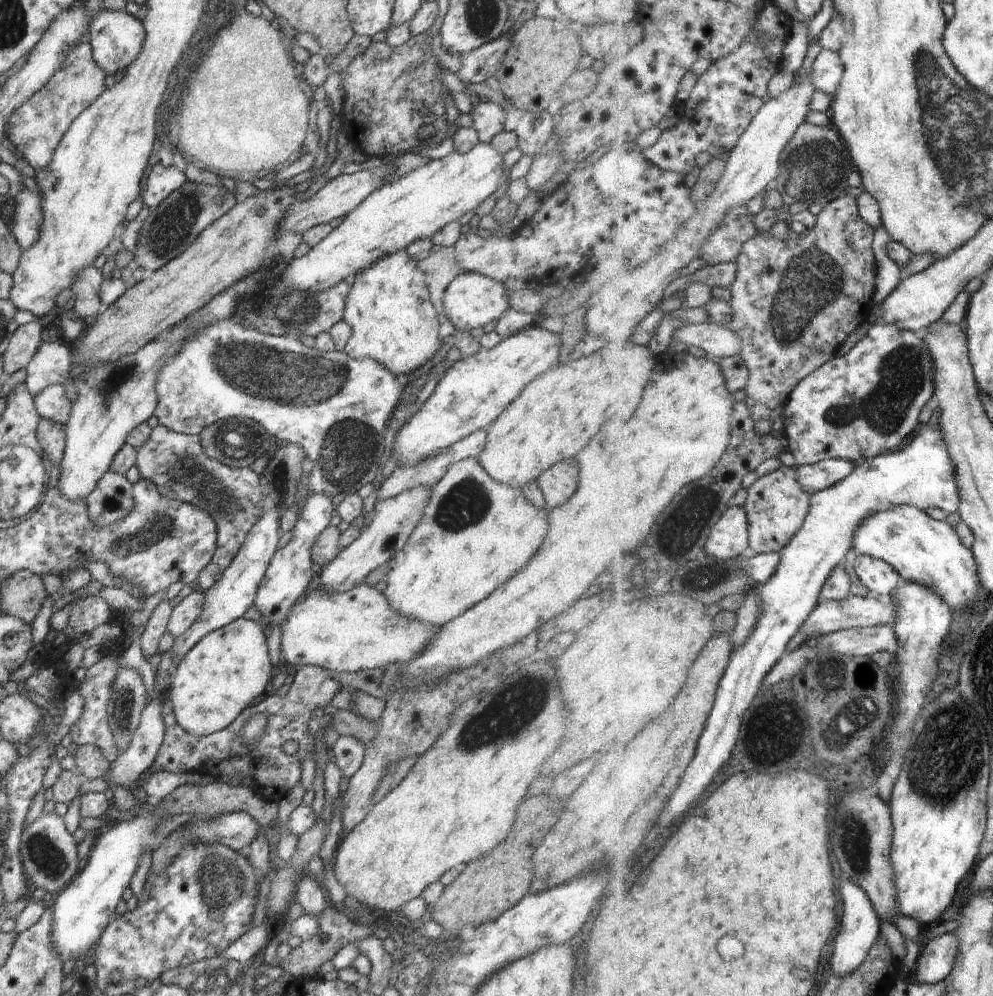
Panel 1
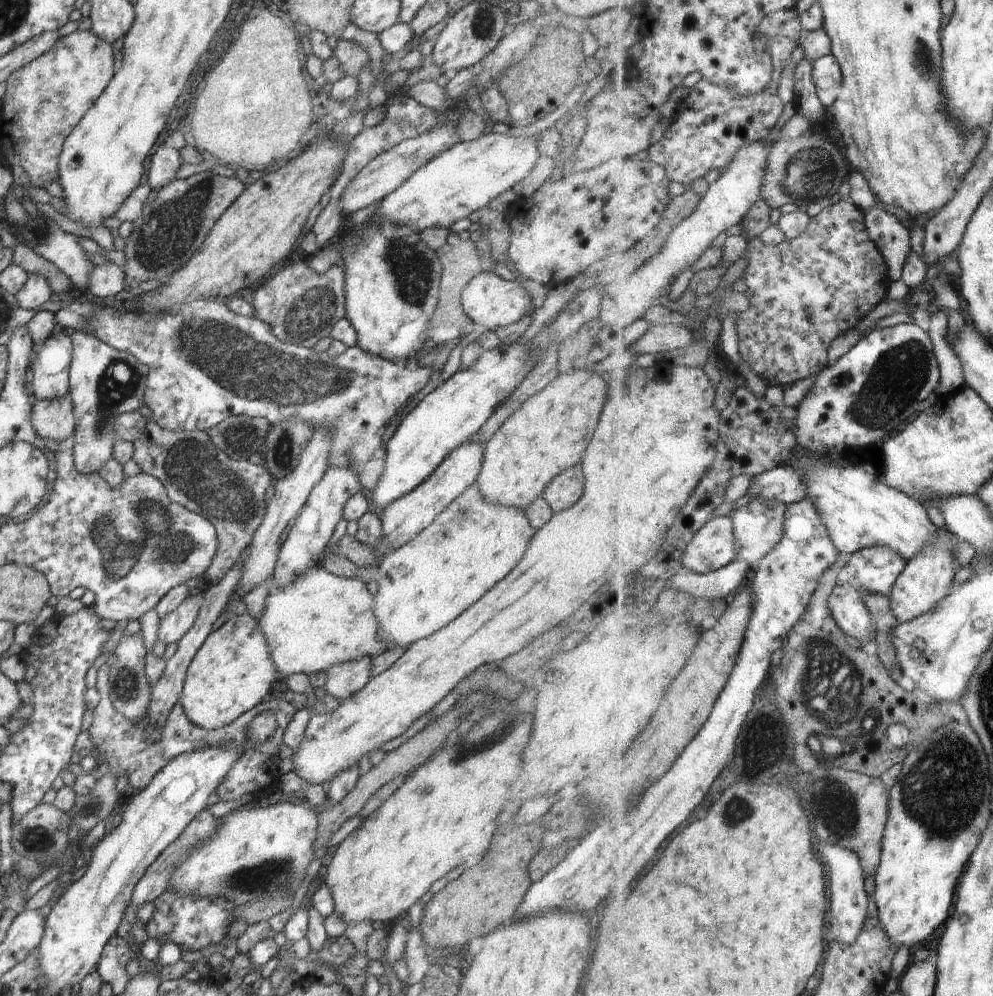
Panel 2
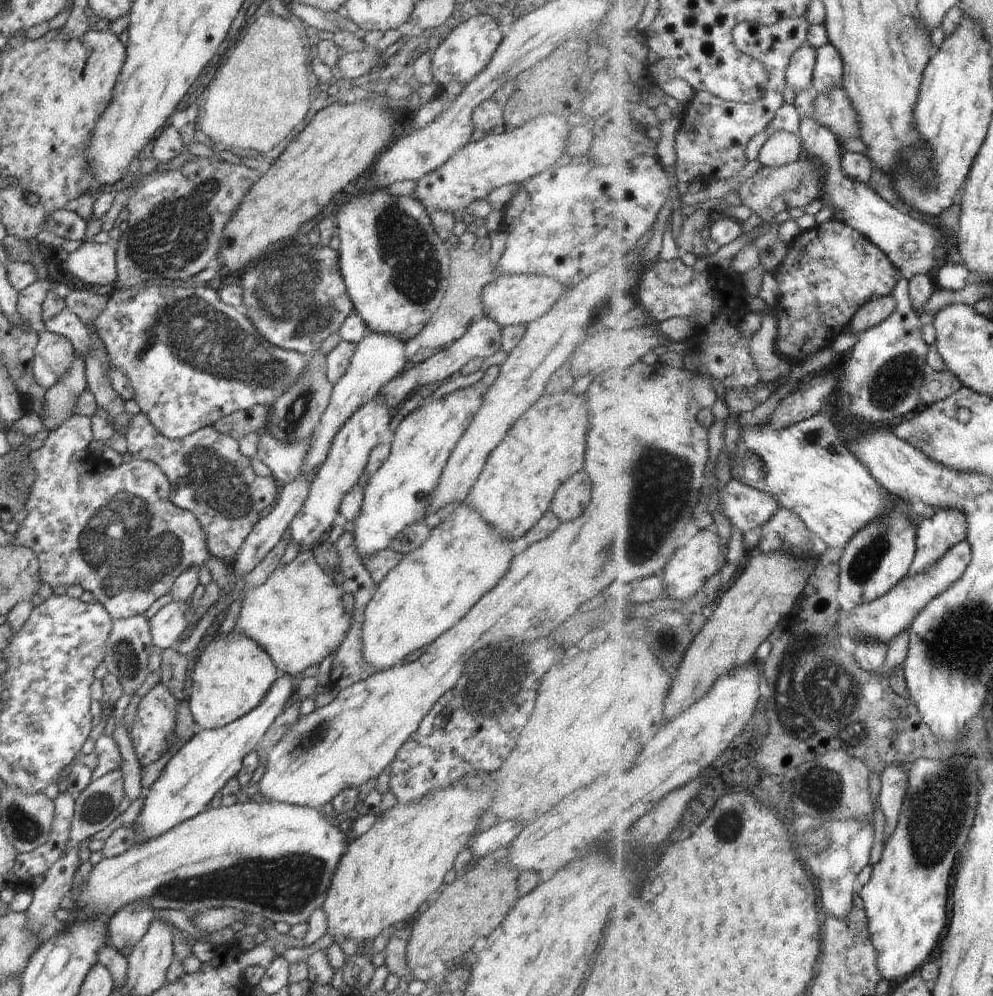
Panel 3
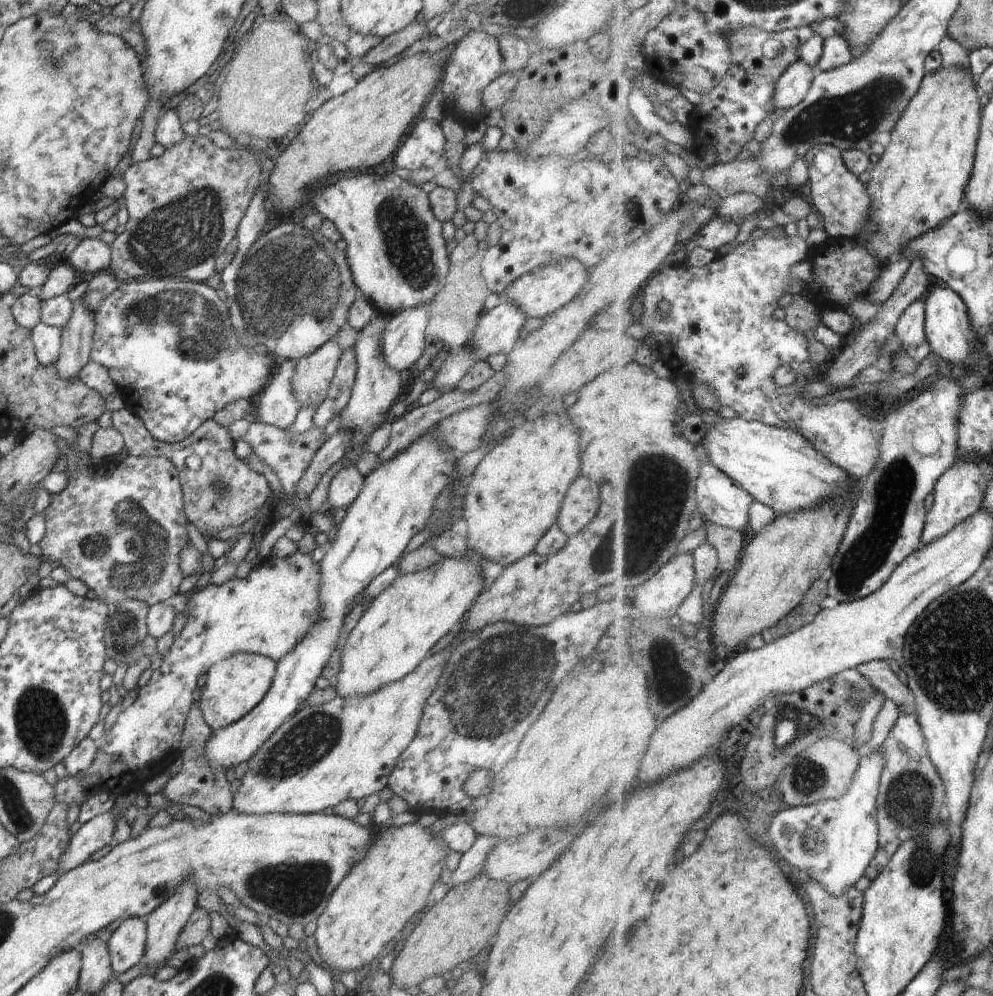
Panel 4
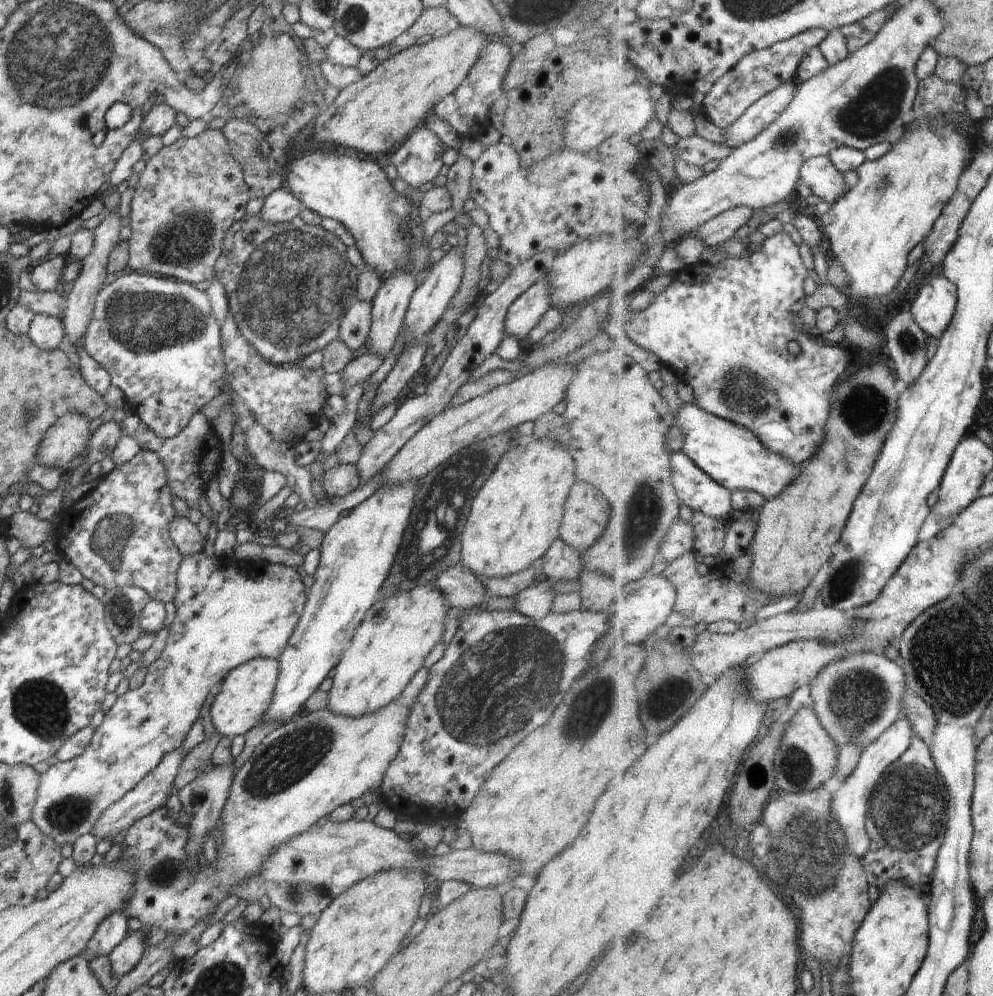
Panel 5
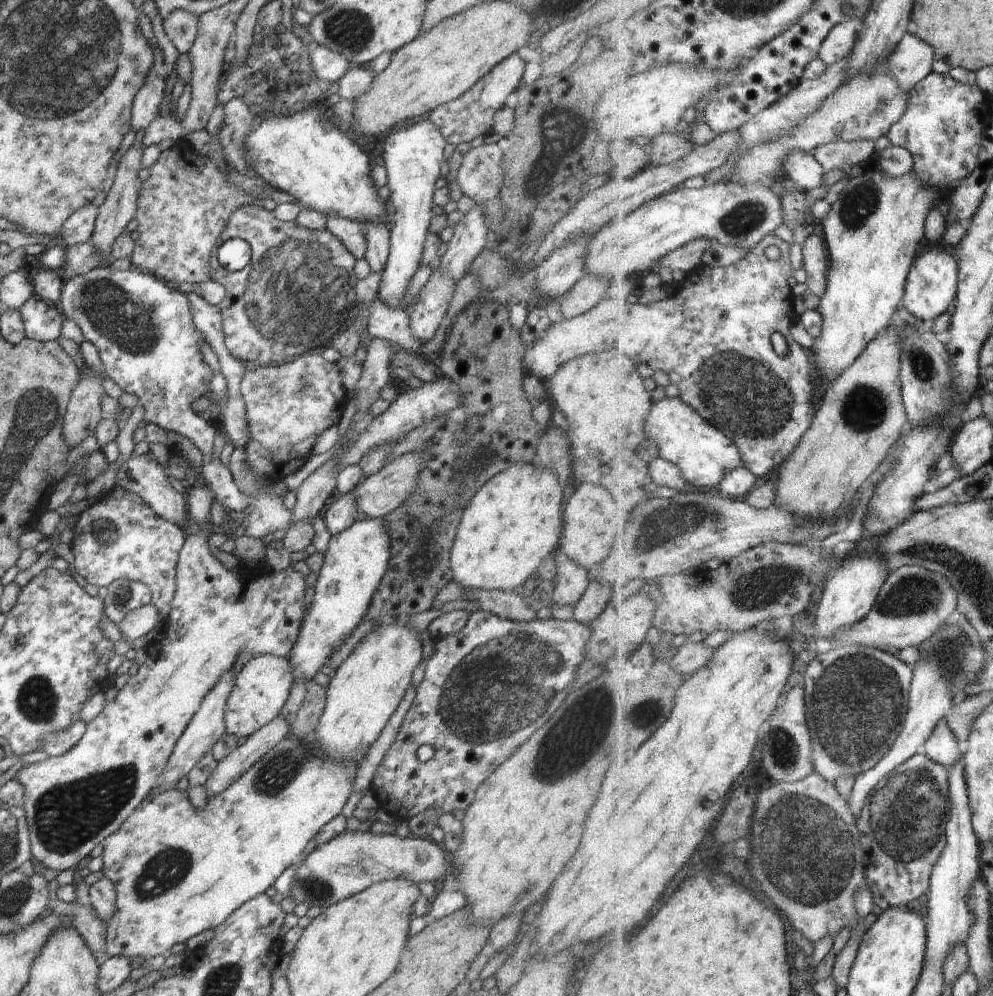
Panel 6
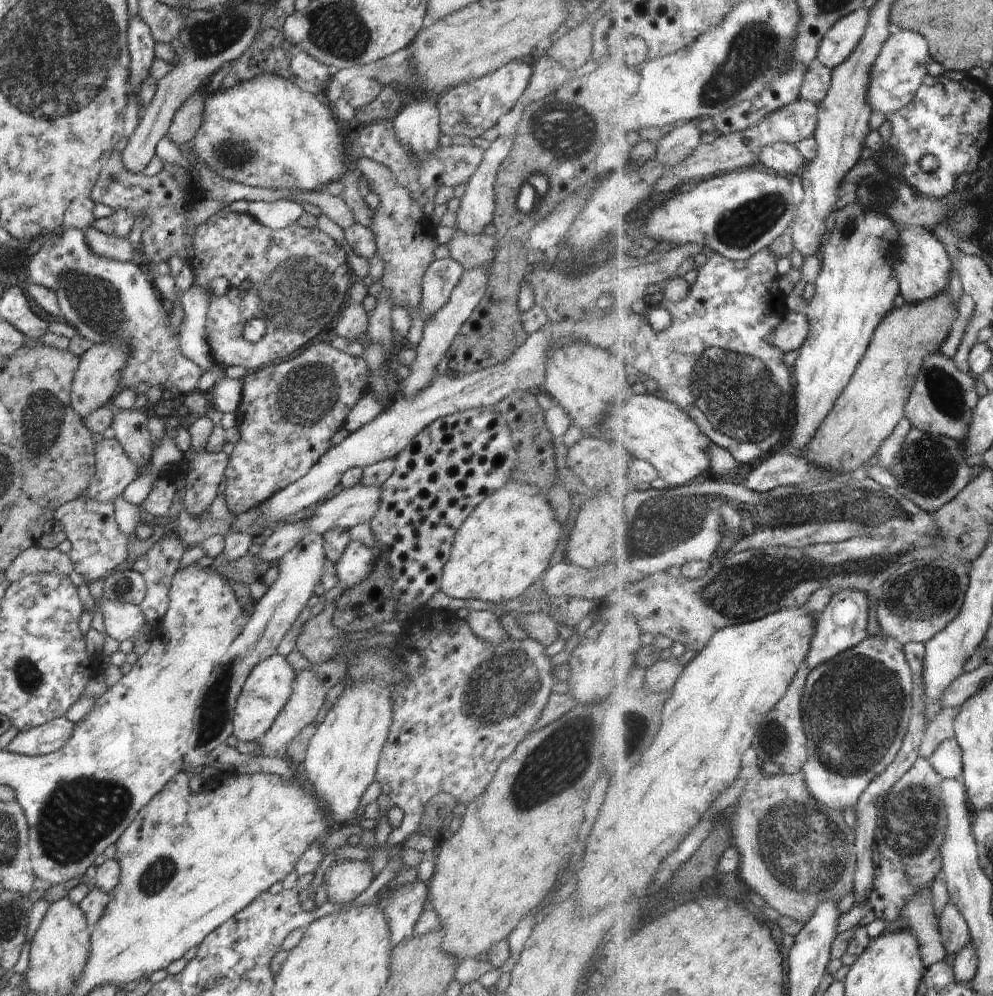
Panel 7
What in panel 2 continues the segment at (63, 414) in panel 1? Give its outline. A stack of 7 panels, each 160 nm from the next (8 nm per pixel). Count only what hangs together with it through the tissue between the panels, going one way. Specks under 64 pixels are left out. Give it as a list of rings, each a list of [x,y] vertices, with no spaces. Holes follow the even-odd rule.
[[[59,328],[36,348],[32,392],[37,402],[54,401],[69,393],[72,351],[71,338]]]

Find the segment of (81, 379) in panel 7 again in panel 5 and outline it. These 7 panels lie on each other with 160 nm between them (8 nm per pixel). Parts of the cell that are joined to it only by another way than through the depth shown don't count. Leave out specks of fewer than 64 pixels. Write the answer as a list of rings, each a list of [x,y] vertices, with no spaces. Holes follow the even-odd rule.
[[[66,413],[58,422],[44,432],[35,452],[35,460],[48,468],[62,470],[66,464],[82,453],[91,437],[88,431],[90,422],[84,414]]]

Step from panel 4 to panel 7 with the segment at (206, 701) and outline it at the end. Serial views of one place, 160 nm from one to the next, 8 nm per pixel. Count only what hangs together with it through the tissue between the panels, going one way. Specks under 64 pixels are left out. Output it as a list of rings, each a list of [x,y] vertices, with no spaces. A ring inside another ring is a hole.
[[[277,652],[252,668],[236,699],[232,717],[233,734],[238,740],[259,741],[268,732],[292,694],[296,675],[296,670],[286,661],[286,657]]]

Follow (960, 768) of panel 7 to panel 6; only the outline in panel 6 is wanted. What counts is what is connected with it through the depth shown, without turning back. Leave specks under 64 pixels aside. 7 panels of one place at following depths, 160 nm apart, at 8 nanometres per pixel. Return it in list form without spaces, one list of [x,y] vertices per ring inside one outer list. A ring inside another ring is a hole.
[[[946,716],[939,724],[938,729],[932,733],[925,750],[935,761],[951,768],[955,762],[964,758],[966,747],[958,740]]]

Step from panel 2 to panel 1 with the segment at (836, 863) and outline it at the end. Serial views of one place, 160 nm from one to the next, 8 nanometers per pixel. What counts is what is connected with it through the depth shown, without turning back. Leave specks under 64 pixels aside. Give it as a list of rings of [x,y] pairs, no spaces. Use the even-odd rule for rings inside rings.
[[[846,882],[842,888],[844,894],[844,912],[840,930],[835,938],[835,951],[831,960],[832,974],[846,977],[853,975],[867,961],[871,950],[882,935],[882,918],[876,910],[875,903],[859,884]]]

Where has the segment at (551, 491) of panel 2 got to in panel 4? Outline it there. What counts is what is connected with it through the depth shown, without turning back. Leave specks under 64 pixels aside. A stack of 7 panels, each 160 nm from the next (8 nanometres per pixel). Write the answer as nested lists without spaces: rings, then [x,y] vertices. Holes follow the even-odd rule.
[[[585,476],[576,478],[562,501],[557,525],[568,537],[578,533],[596,516],[600,503],[599,486]]]

